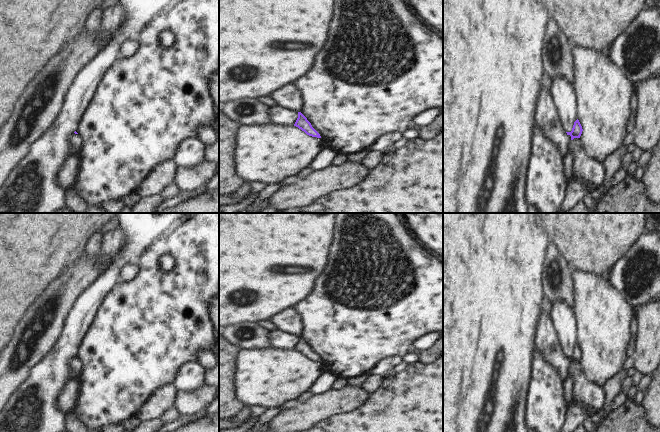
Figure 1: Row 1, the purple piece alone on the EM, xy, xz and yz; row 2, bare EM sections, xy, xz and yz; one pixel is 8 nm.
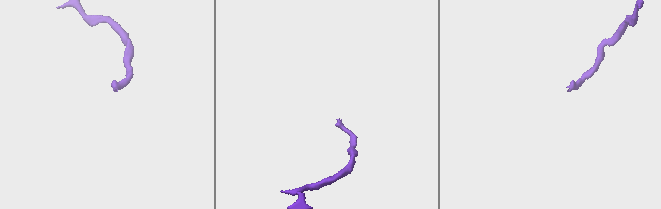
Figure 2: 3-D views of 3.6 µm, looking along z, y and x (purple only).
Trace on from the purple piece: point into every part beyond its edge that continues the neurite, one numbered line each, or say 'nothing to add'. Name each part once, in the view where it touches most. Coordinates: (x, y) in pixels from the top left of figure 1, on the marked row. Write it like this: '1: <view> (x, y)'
1: yz (547, 117)

